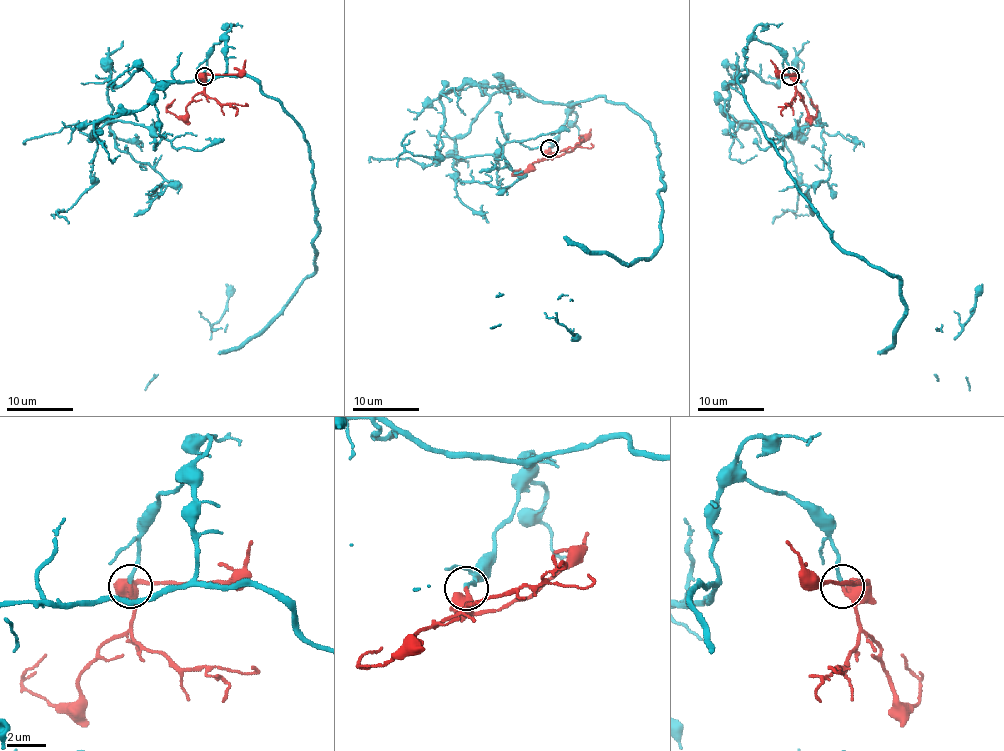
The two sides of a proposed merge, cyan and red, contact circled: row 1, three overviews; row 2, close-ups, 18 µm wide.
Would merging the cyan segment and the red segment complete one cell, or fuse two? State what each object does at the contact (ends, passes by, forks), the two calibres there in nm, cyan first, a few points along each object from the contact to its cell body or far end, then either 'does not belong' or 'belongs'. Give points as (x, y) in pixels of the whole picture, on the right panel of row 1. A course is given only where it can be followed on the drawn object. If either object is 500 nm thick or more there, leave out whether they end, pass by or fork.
cyan ends; red ends; calibres 180 and 320 nm; course cyan (789, 75), (751, 40), (737, 78), (796, 189), (834, 240), (899, 282), (894, 340), (954, 339), (969, 390); course red (789, 75), (809, 115), (814, 117), (816, 109), (809, 99); belongs

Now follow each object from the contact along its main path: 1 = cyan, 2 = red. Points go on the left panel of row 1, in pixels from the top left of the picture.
1: (203, 75), (223, 40), (228, 73), (253, 78), (297, 124), (315, 270), (262, 329), (212, 339), (145, 390)
2: (203, 75), (205, 88), (193, 97), (185, 115), (177, 117), (166, 109), (175, 99)

